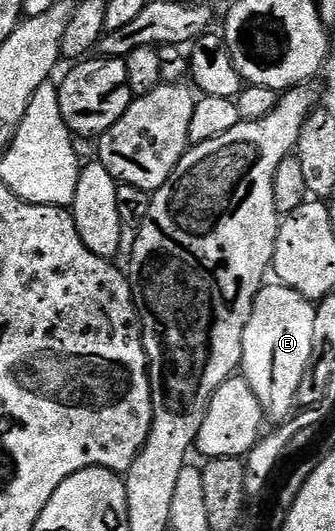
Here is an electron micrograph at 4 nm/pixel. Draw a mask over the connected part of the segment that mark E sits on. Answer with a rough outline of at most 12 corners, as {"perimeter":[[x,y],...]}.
{"perimeter":[[261,286],[242,376],[265,419],[293,413],[310,364],[316,307]]}

